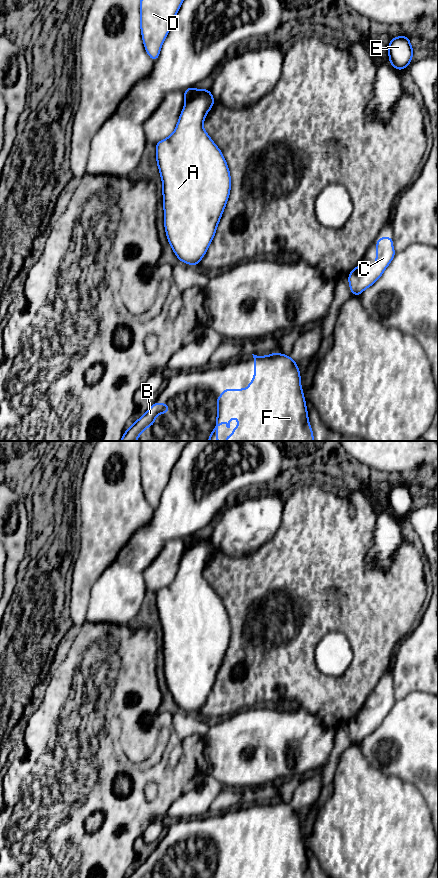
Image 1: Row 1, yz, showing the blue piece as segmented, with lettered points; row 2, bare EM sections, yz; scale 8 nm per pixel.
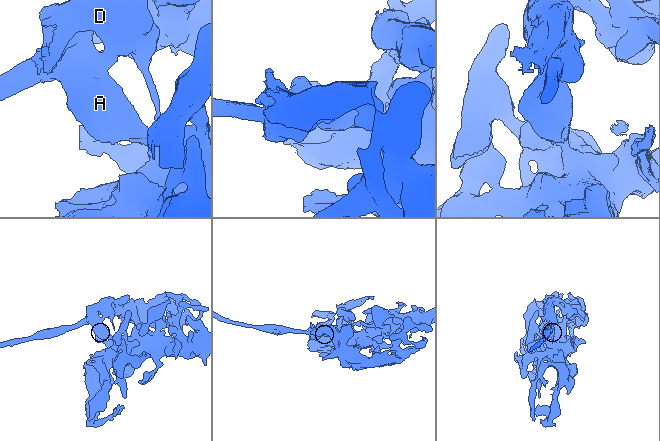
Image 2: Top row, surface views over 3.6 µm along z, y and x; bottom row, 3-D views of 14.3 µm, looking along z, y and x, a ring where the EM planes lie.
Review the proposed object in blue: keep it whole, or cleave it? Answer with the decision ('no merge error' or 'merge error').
merge error

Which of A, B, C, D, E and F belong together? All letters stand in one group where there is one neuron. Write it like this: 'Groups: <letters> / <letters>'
Groups: A B C E F / D

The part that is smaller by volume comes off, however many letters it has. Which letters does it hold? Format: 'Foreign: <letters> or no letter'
Foreign: D

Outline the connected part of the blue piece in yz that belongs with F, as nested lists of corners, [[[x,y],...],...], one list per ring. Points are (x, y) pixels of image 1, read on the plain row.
[[[273,801],[263,805],[253,803],[254,828],[245,833],[250,837],[223,837],[222,842],[216,846],[217,868],[213,878],[225,869],[226,875],[230,876],[230,866],[238,866],[238,876],[231,878],[312,878],[309,872],[307,855],[300,830],[300,819],[297,811],[288,803]]]

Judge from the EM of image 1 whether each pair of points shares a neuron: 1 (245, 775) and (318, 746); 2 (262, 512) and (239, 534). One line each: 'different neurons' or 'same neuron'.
1: same neuron
2: same neuron

